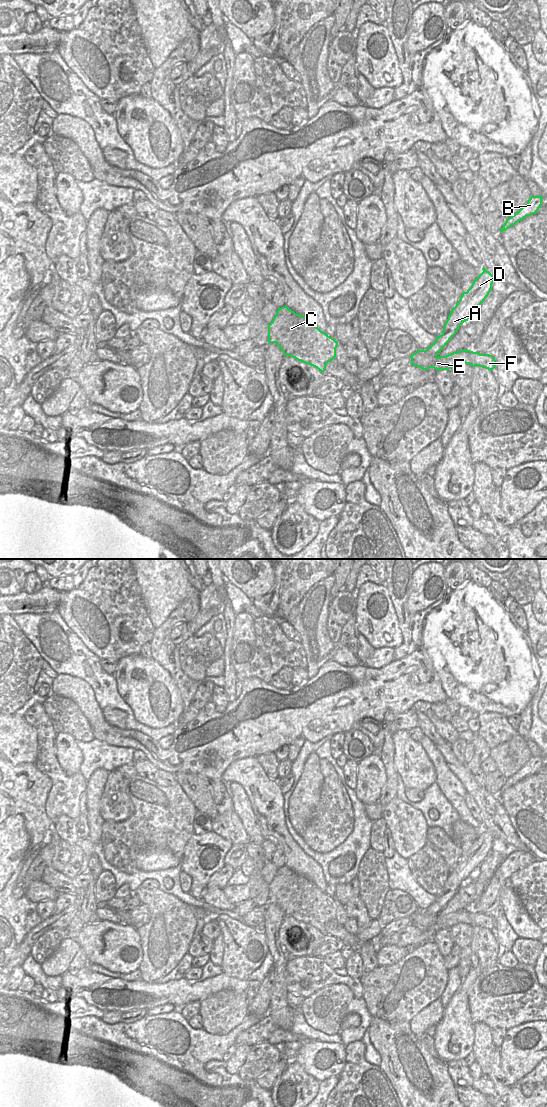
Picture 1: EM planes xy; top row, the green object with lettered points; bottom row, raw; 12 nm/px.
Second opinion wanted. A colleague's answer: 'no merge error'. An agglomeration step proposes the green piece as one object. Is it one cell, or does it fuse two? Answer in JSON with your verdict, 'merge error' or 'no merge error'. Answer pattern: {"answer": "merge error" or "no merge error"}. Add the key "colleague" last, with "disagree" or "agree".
{"answer": "merge error", "colleague": "disagree"}

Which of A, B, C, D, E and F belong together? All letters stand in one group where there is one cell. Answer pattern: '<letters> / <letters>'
A B D / C E F

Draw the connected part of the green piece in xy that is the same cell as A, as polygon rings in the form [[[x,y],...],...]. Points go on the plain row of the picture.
[[[484,827],[482,830],[483,832],[473,841],[471,847],[462,853],[456,866],[451,869],[442,894],[437,896],[435,902],[424,910],[426,915],[437,917],[459,887],[468,881],[491,852],[495,838]]]

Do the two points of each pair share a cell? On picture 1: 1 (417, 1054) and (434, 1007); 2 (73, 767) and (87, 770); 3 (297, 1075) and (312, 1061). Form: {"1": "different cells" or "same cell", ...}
{"1": "different cells", "2": "different cells", "3": "different cells"}

